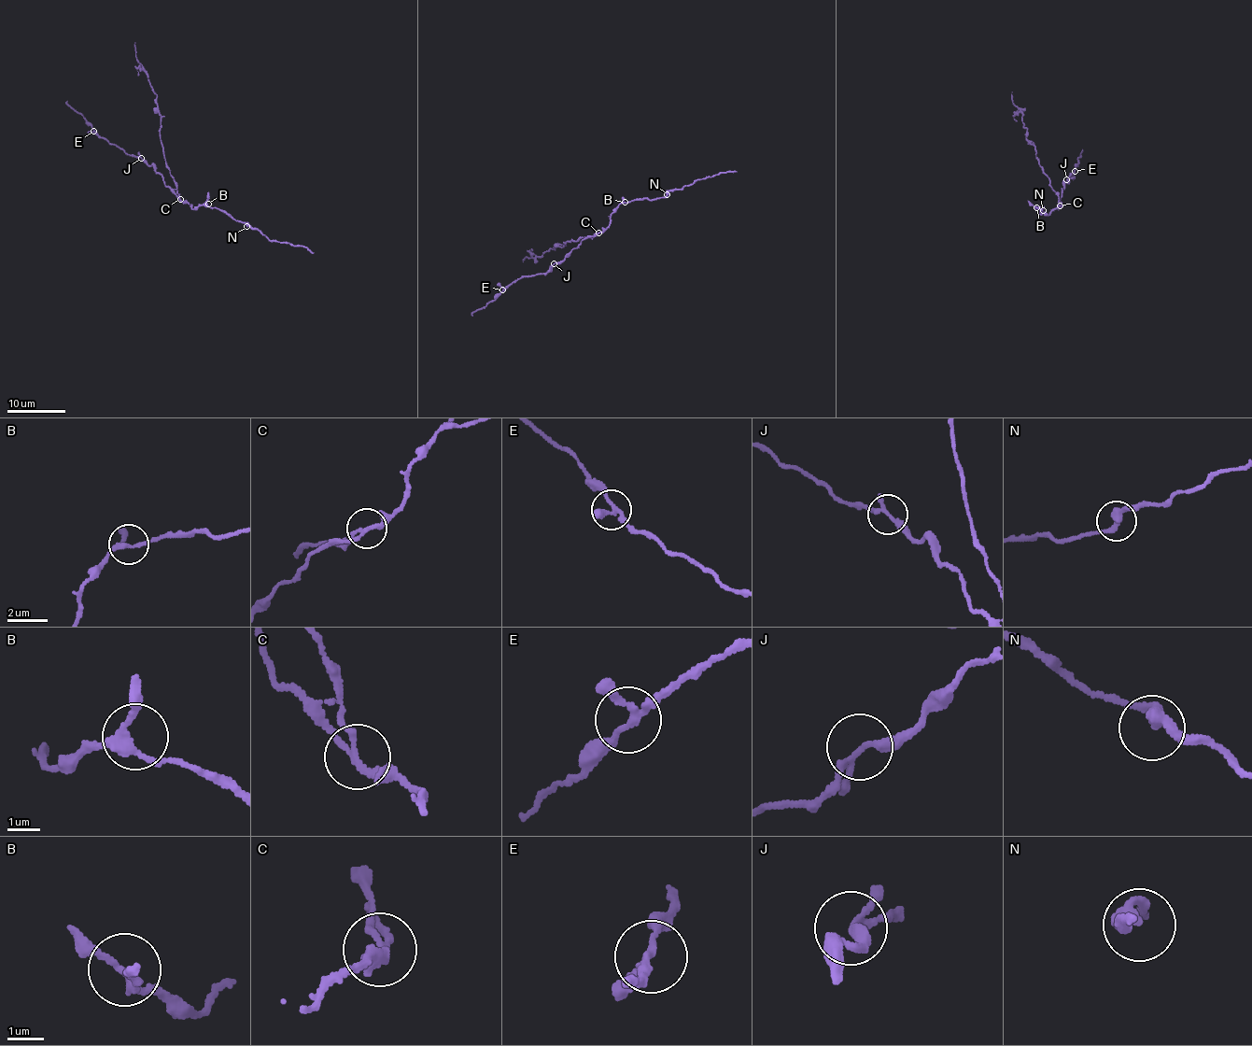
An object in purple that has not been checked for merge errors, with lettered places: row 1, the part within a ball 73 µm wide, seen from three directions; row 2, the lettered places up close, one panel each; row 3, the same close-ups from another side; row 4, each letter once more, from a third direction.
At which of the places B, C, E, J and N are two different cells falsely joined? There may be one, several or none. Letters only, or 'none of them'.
C

